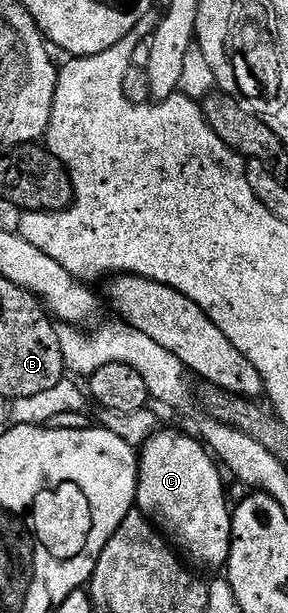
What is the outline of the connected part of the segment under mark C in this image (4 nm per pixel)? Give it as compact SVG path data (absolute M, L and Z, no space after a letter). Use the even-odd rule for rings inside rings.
M162 428L146 441L138 460L136 506L191 567L221 571L230 559L232 506L226 503L226 486L222 483L219 463L194 438Z

